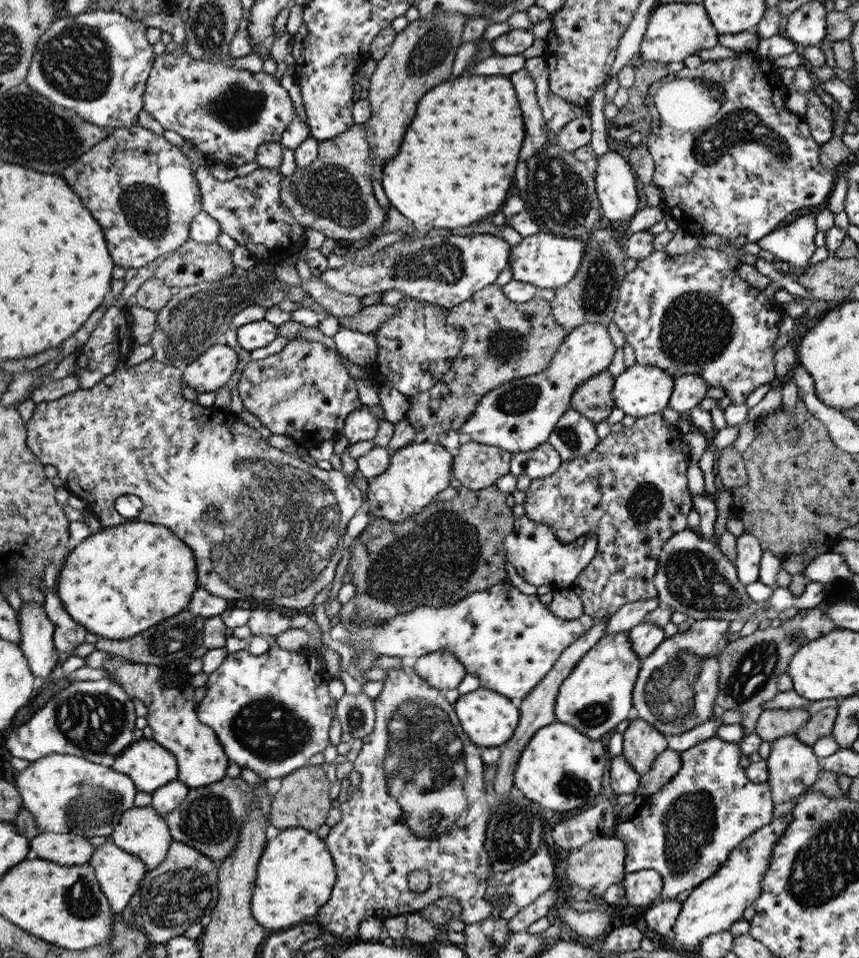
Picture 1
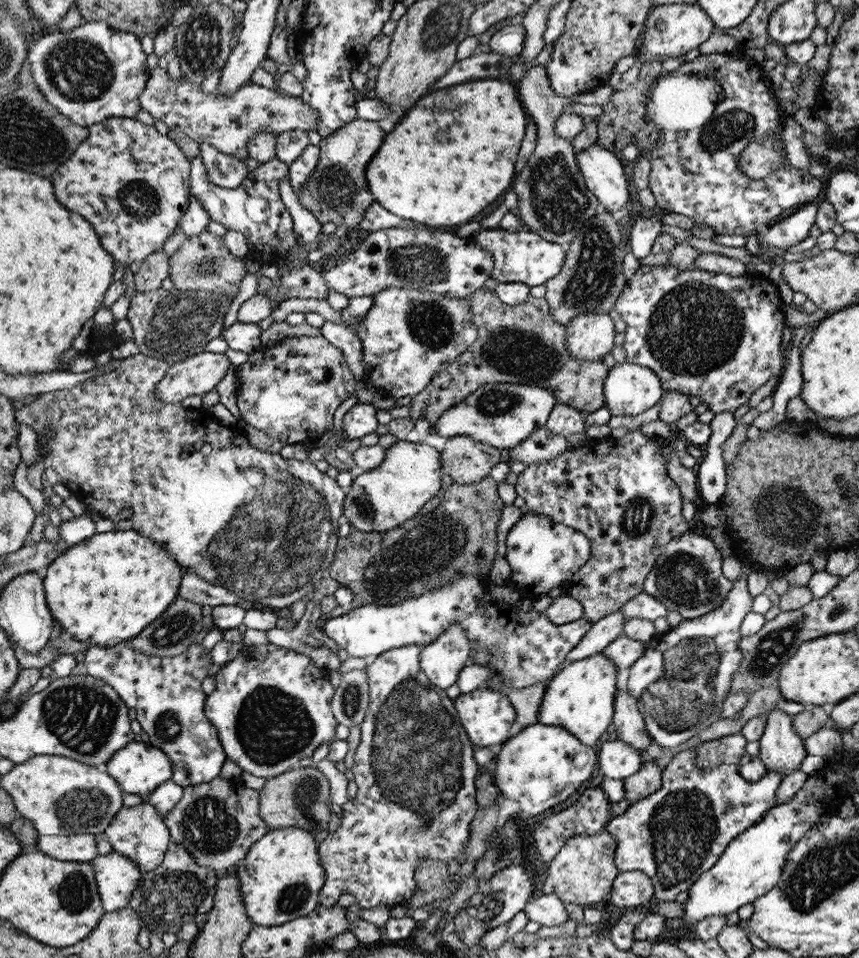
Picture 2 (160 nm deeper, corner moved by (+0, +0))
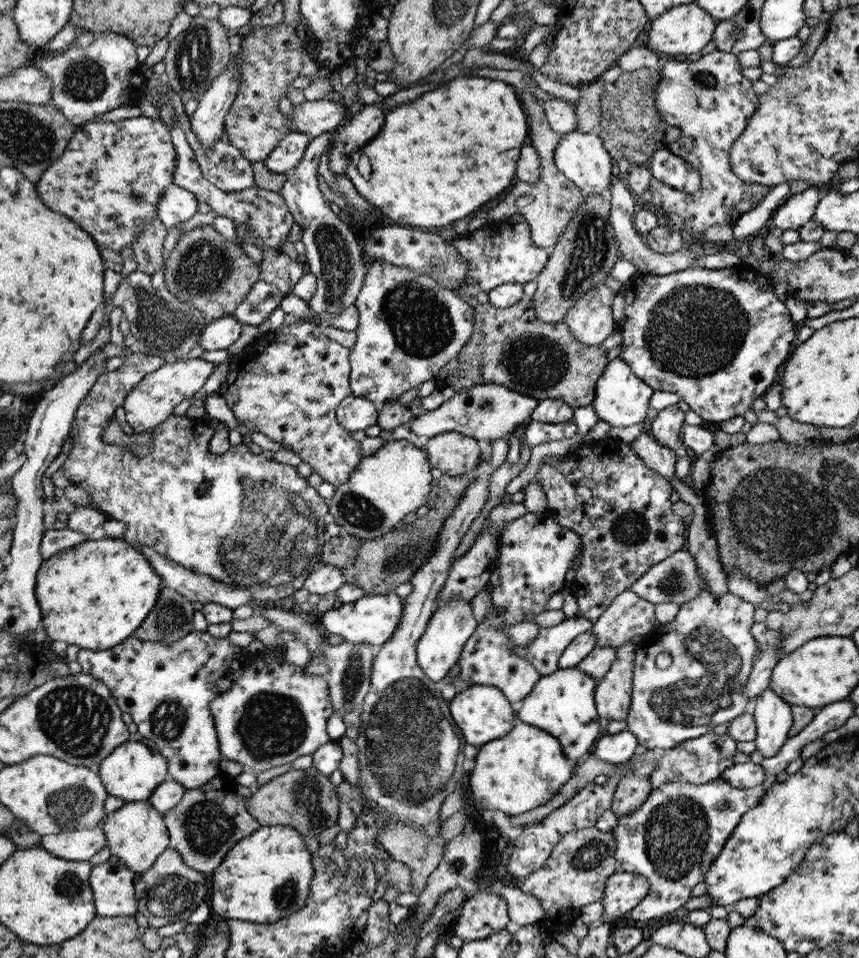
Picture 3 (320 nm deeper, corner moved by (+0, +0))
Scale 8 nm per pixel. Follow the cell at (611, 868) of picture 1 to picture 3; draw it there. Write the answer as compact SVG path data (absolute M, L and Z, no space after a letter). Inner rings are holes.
M595 826L571 830L558 841L542 868L525 877L519 888L541 902L546 915L536 925L539 930L544 930L549 937L559 931L568 931L572 922L580 918L584 906L603 899L607 880L619 867L615 856L617 850L618 842L612 832L604 832Z

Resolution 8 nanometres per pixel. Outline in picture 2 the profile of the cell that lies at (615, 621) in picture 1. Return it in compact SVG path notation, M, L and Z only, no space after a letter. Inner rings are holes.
M616 611L593 623L592 628L578 642L578 646L568 652L565 661L570 664L602 653L612 641L623 634L626 620L621 612Z

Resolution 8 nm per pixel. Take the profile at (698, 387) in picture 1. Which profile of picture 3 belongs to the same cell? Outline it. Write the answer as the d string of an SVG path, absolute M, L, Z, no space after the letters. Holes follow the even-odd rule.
M677 405L669 406L658 411L657 416L647 424L647 432L660 445L670 447L676 457L686 456L690 452L681 440L681 428L684 424L685 412Z

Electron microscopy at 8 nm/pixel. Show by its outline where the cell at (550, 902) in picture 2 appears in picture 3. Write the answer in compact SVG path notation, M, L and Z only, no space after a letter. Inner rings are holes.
M503 885L499 888L499 895L507 901L510 919L520 927L527 923L538 925L546 915L540 900L534 895L522 892L519 888Z

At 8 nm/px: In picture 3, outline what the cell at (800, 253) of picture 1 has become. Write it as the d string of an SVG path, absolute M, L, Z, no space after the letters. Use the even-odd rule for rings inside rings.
M808 187L804 192L785 198L781 205L775 210L772 218L775 228L783 232L787 230L797 230L804 227L808 221L814 218L816 208L820 201L817 187Z

